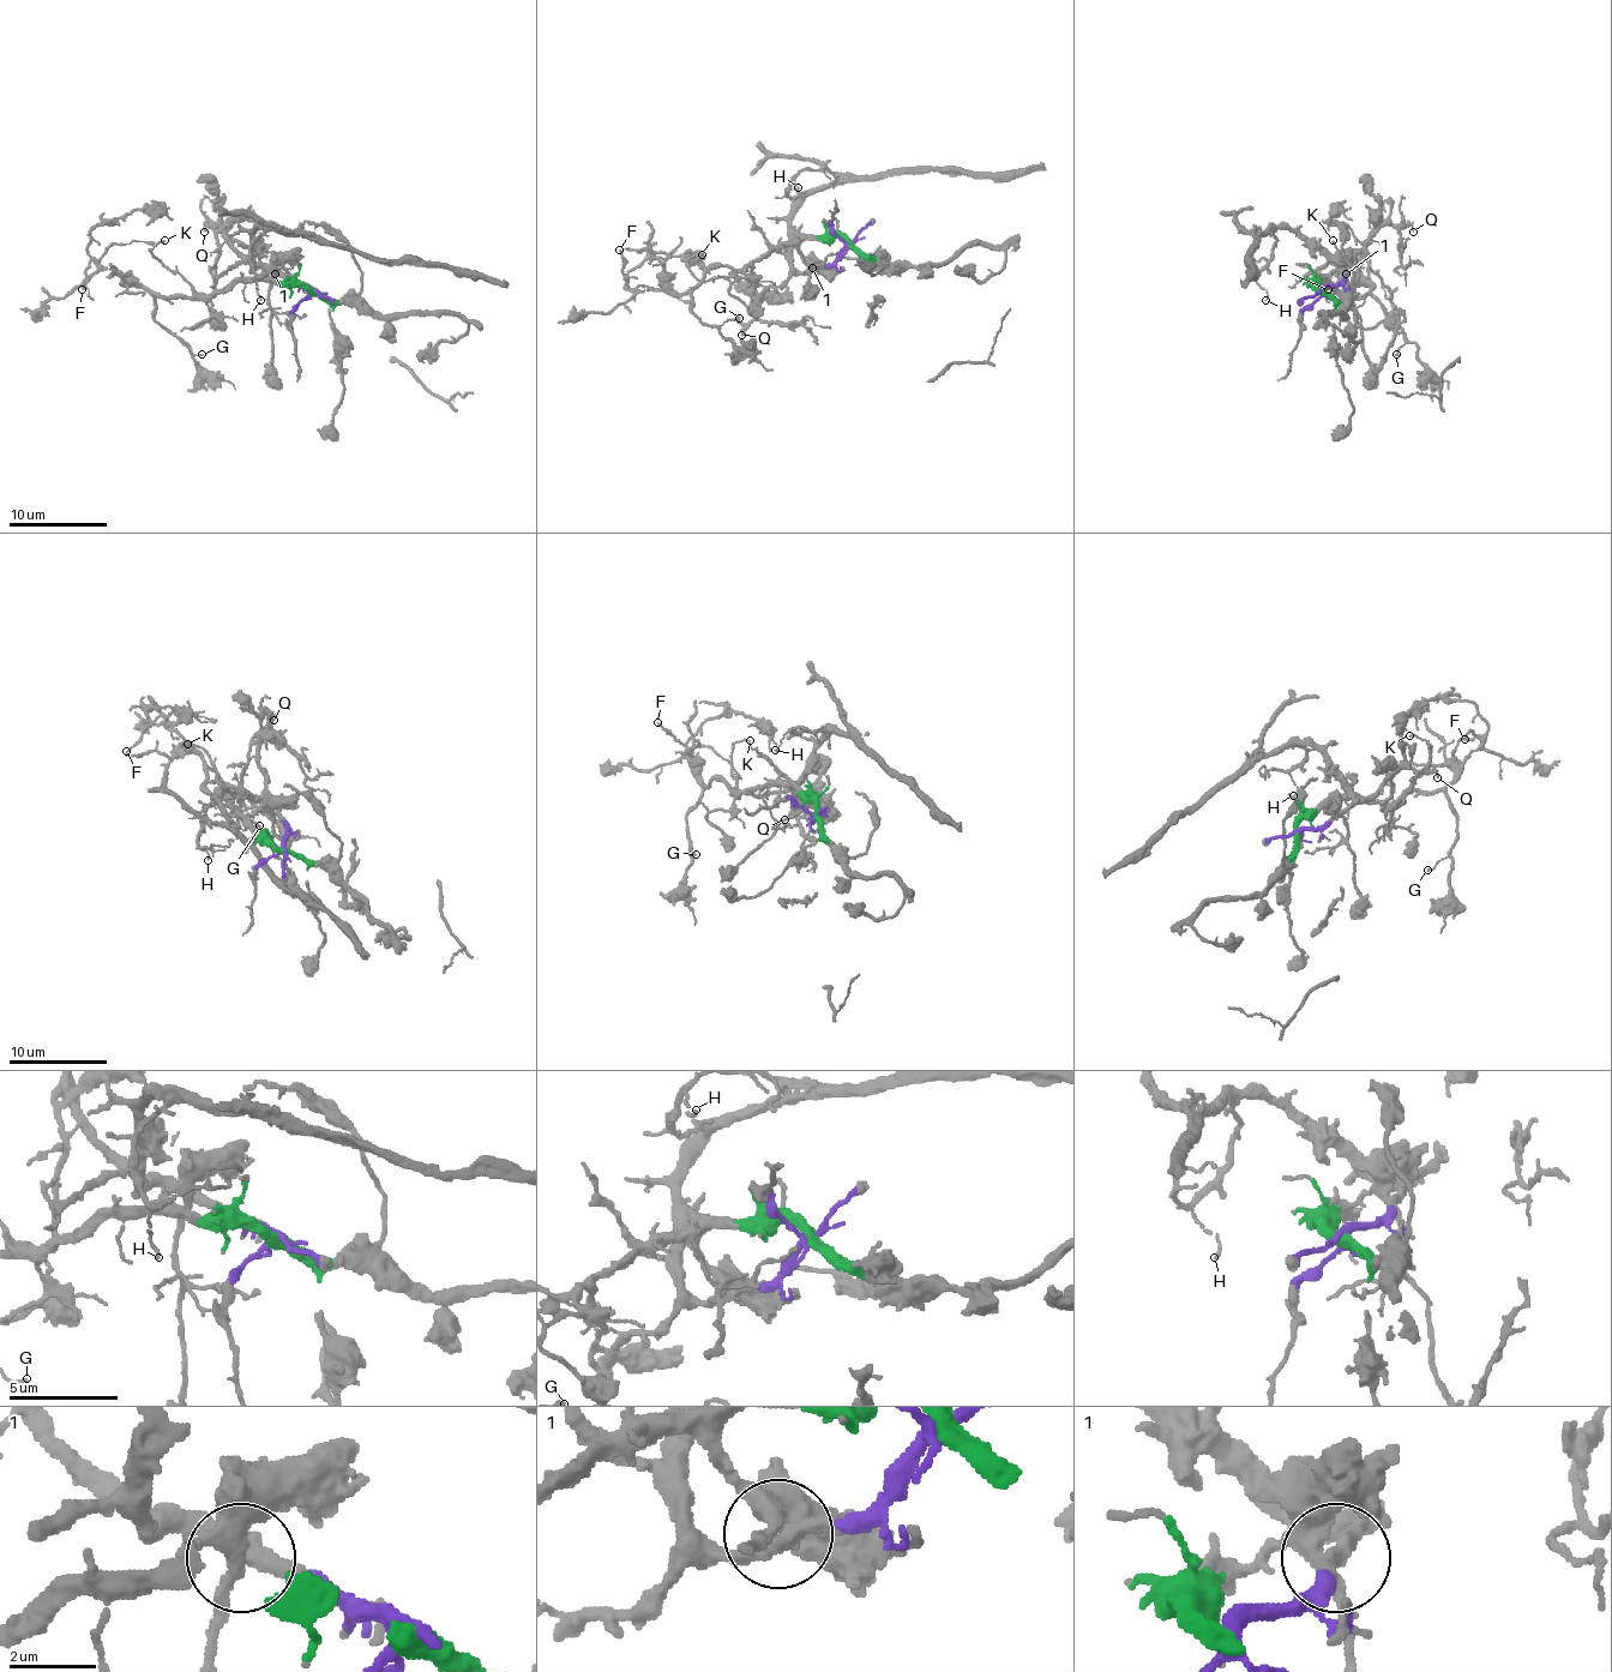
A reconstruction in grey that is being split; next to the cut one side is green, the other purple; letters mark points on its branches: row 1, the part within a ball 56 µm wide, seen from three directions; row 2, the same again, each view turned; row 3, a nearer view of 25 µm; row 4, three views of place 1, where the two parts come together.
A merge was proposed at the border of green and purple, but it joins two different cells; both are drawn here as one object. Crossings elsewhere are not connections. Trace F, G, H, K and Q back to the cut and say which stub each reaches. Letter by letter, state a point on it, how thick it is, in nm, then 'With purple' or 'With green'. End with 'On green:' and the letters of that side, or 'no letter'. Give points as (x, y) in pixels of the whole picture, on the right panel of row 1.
F: Place: (1328, 289). Thickness 140 nm. With green
G: Place: (1396, 354). Thickness 160 nm. With green
H: Place: (1265, 300). Thickness 120 nm. With purple
K: Place: (1333, 240). Thickness 160 nm. With green
Q: Place: (1413, 232). Thickness 200 nm. With purple
On green: F, G, K

